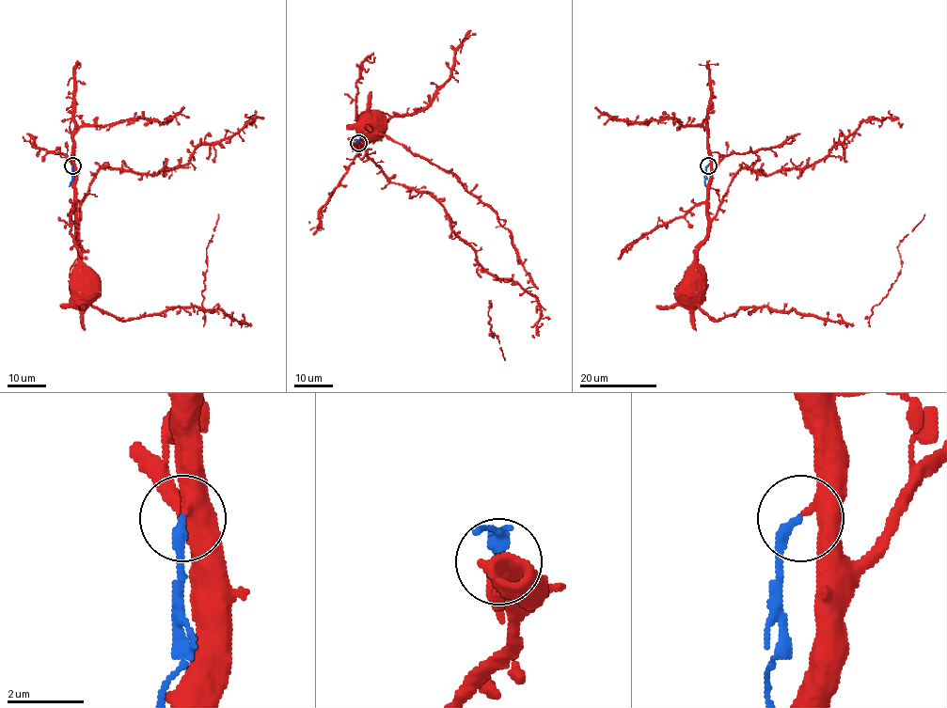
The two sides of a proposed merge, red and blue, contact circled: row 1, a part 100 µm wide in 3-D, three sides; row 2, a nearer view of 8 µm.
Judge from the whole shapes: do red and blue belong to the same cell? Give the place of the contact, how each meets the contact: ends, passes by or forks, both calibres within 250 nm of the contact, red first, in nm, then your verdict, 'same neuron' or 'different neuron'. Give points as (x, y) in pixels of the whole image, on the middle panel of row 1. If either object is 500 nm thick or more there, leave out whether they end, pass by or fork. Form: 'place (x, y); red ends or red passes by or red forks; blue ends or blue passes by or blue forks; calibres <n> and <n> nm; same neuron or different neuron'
place (358, 143); red passes by; blue ends; calibres 320 and 280 nm; different neuron

